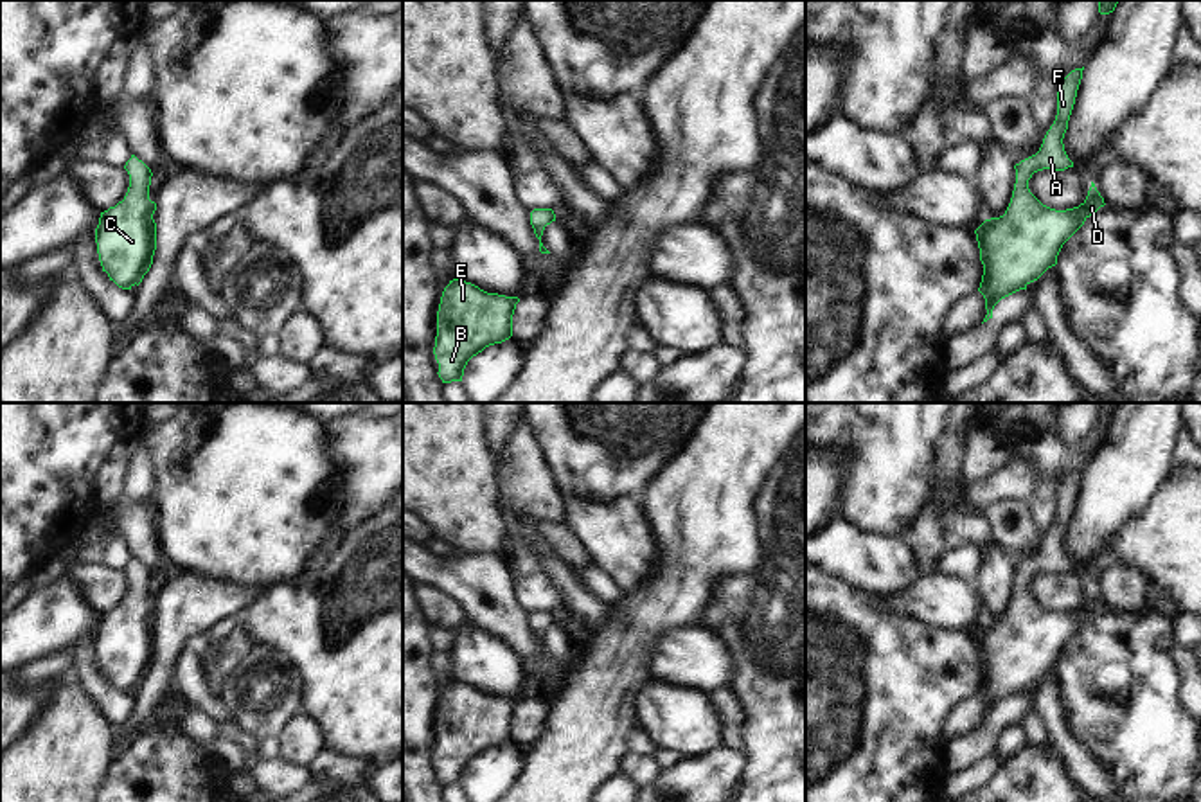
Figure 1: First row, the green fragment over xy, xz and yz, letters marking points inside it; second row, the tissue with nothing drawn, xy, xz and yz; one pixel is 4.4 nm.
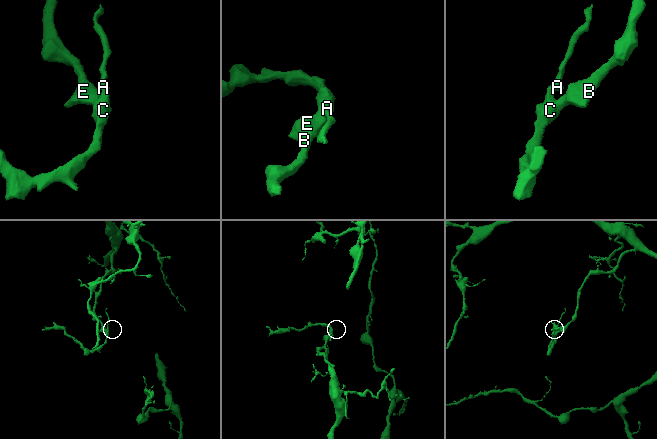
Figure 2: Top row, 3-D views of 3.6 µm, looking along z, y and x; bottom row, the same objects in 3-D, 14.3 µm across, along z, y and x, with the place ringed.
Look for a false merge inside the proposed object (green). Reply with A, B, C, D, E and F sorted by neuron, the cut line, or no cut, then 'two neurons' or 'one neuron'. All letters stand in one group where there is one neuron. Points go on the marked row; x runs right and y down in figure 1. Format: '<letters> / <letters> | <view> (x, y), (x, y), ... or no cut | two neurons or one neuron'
A B C D E F | no cut | one neuron

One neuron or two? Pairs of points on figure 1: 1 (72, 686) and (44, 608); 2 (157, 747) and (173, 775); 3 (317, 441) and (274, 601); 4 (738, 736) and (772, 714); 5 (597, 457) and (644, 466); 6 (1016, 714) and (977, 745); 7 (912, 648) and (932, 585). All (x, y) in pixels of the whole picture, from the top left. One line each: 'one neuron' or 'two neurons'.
1: two neurons
2: one neuron
3: two neurons
4: two neurons
5: one neuron
6: one neuron
7: two neurons

